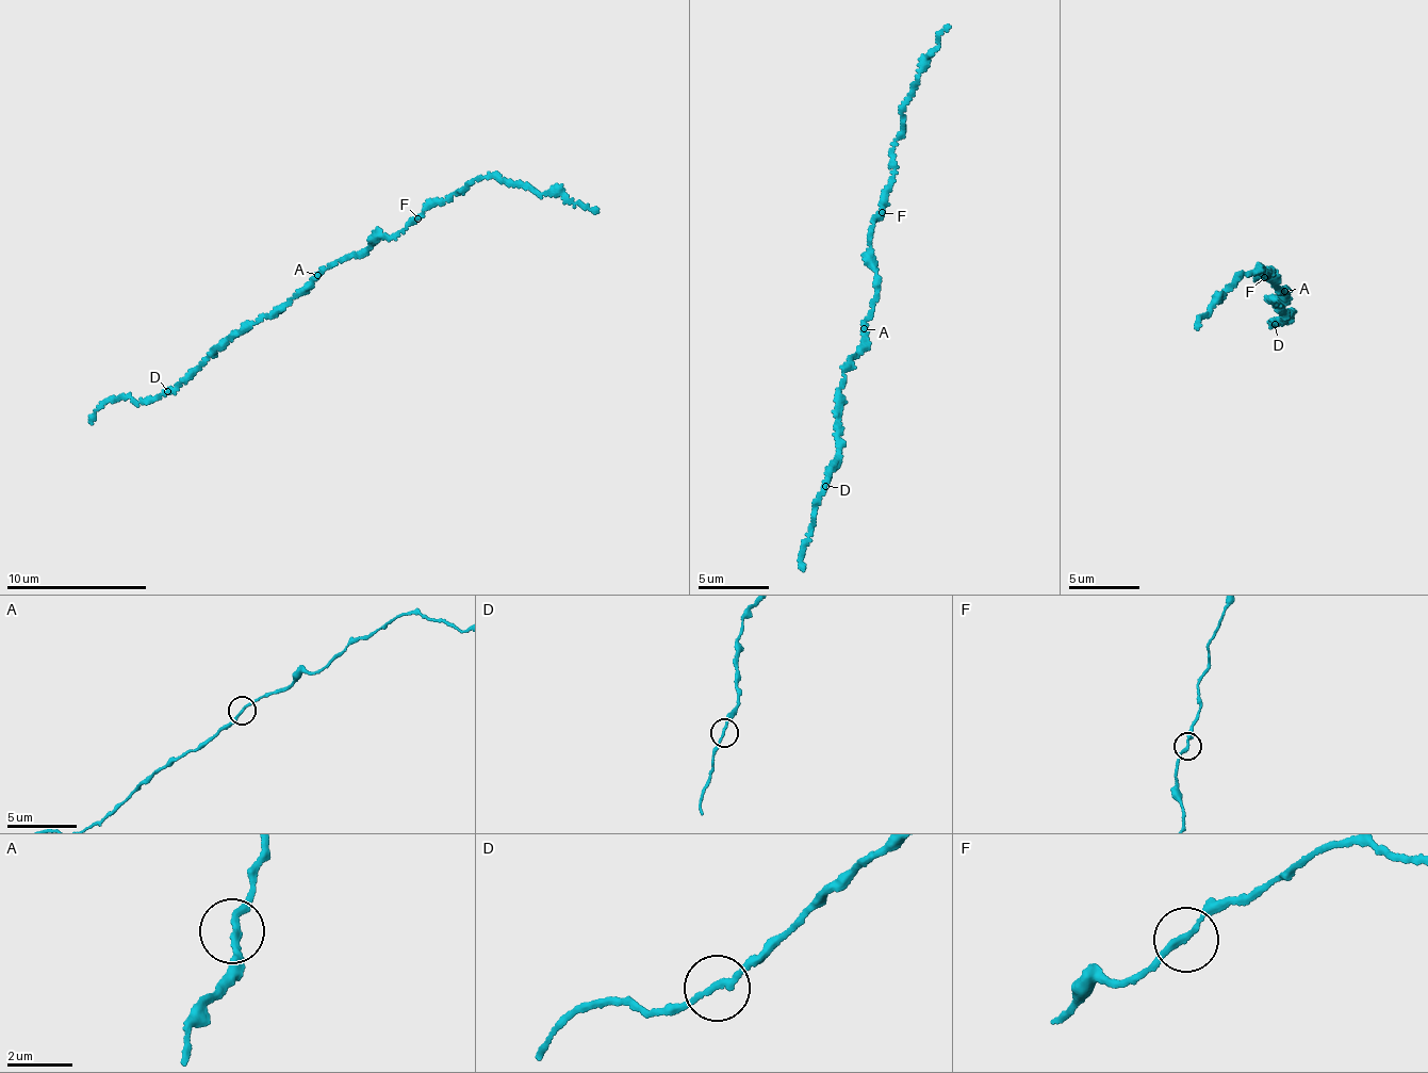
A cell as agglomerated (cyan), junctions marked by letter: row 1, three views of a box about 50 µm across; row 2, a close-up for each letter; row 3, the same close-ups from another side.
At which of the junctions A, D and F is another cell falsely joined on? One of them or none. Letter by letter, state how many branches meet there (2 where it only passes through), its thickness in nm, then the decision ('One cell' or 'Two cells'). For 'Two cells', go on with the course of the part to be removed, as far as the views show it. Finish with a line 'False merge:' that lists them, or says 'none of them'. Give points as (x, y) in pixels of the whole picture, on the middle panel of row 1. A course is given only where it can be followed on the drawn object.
A: Branches: 2. Thickness 180 nm. One cell
D: Branches: 2. Thickness 180 nm. One cell
F: Branches: 2. Thickness 180 nm. Two cells. Course of the part to remove: (883, 213), (902, 129), (902, 108), (923, 60), (950, 27)
False merge: F

